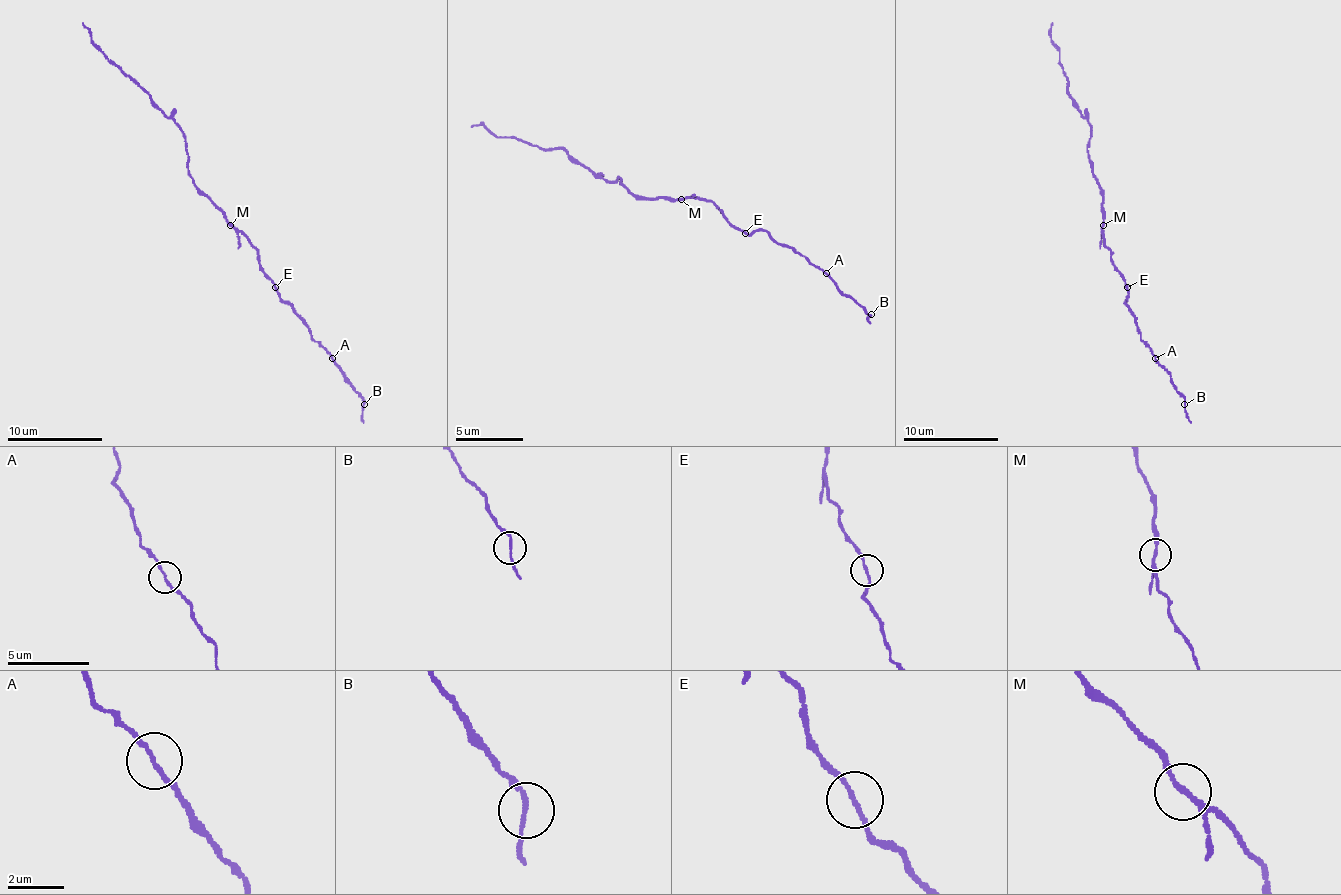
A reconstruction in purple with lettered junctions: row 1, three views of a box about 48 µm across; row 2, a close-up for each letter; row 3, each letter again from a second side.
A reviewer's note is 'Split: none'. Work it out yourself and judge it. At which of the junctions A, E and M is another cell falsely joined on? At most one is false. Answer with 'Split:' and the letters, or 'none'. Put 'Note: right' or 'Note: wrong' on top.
Note: right
Split: none

